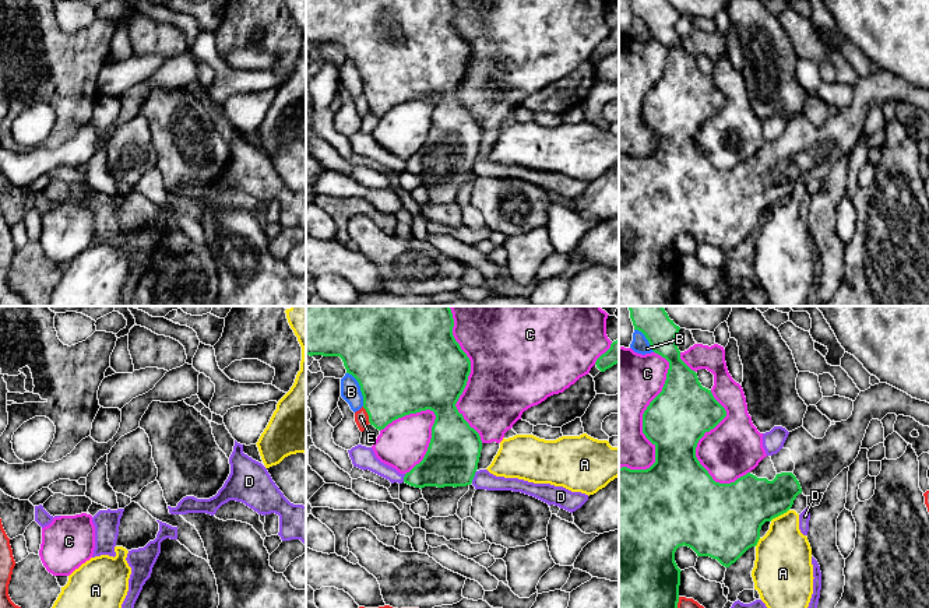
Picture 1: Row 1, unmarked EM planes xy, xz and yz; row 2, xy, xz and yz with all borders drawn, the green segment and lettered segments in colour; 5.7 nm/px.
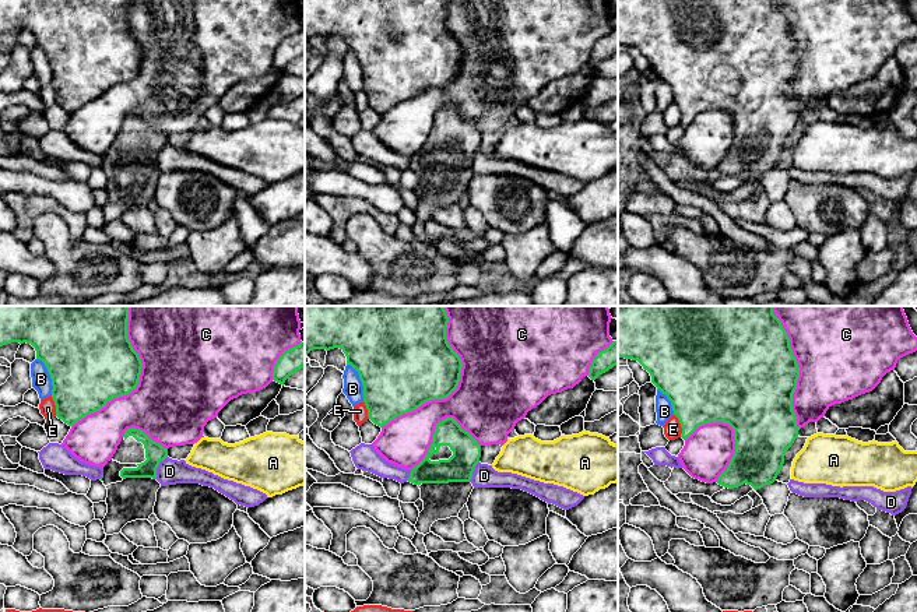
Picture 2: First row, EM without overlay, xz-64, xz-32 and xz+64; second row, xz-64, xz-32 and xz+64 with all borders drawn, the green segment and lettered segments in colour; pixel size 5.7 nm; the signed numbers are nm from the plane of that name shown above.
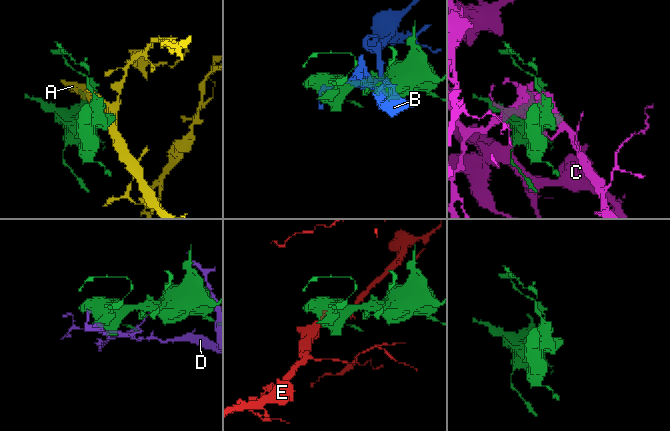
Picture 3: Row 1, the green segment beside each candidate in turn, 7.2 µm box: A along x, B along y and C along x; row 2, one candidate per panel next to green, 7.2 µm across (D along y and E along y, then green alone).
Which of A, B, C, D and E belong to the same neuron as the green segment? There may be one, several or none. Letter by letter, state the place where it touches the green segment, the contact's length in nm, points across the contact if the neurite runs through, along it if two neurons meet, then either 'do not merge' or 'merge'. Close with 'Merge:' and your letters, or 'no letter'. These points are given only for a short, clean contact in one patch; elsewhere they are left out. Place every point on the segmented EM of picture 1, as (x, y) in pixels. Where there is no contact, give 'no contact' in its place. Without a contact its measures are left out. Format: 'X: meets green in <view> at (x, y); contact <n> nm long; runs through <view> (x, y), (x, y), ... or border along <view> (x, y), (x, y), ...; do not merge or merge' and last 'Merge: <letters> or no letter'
A: meets green in yz at (778, 515); contact 130 nm long; do not merge
B: meets green in xz at (361, 389); contact 220 nm long; do not merge
C: meets green in yz at (643, 422); contact 700 nm long; do not merge
D: meets green in xz at (474, 475); contact 80 nm long; do not merge
E: meets green in xz at (368, 414); contact 110 nm long; do not merge
Merge: no letter

